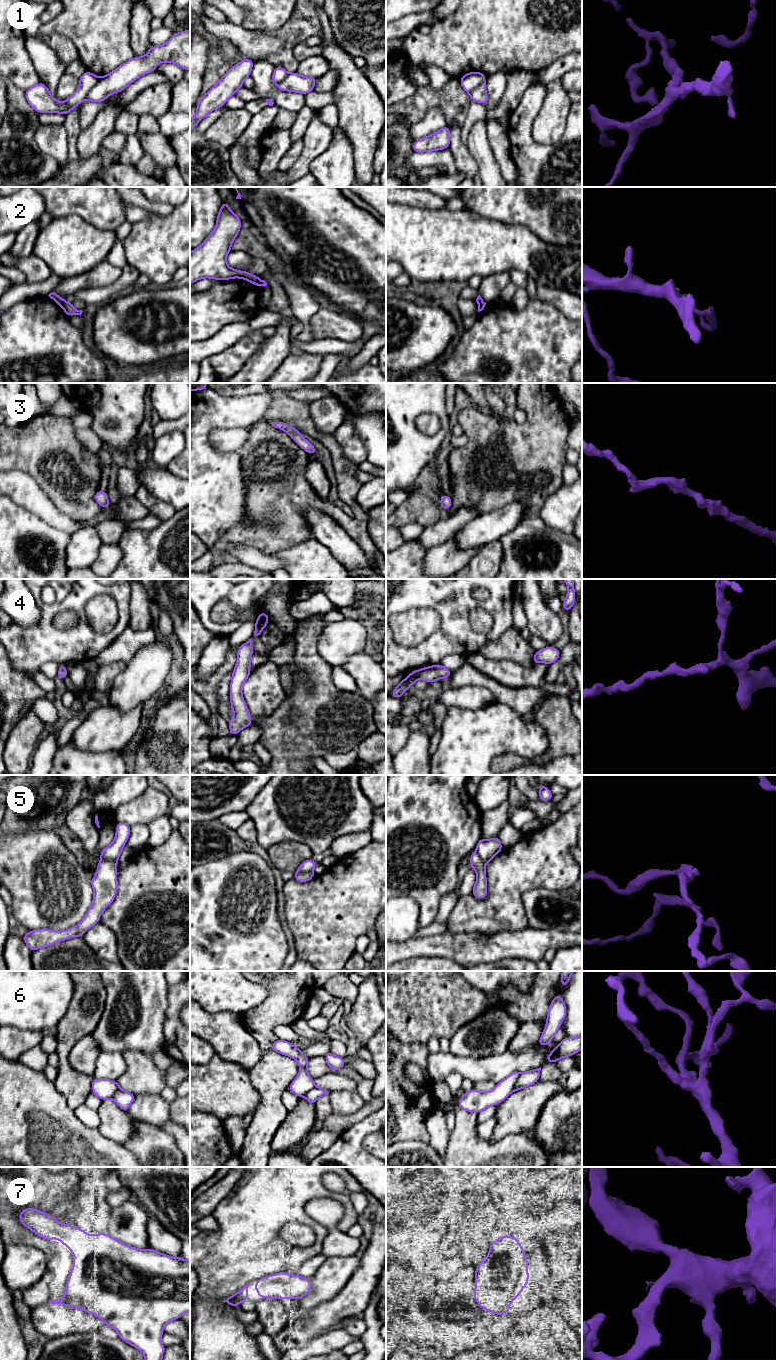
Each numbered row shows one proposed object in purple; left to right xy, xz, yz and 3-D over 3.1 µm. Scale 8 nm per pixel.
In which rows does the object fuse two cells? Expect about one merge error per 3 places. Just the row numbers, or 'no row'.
1, 2, 5

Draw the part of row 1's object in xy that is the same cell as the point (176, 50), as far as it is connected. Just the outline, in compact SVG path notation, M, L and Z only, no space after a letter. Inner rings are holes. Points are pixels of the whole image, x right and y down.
M190 30L174 33L165 44L152 46L145 56L134 57L111 73L99 77L96 85L88 92L87 100L103 103L109 95L123 91L140 76L155 71L160 62L173 63L183 70L190 70Z

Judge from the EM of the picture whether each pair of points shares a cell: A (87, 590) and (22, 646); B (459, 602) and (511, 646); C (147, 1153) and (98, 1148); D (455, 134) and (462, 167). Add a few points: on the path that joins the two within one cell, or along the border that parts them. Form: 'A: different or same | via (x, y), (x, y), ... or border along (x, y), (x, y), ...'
A: same | via (81, 614), (81, 627), (63, 645), (46, 645)
B: different | border along (512, 626), (496, 640), (488, 641), (479, 647)
C: different | border along (123, 1145), (135, 1156)
D: same | via (456, 142), (462, 159)

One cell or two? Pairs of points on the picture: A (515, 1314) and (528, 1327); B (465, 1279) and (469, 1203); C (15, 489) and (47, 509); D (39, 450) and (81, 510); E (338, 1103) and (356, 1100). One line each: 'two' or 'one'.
A: two
B: two
C: one
D: one
E: one

